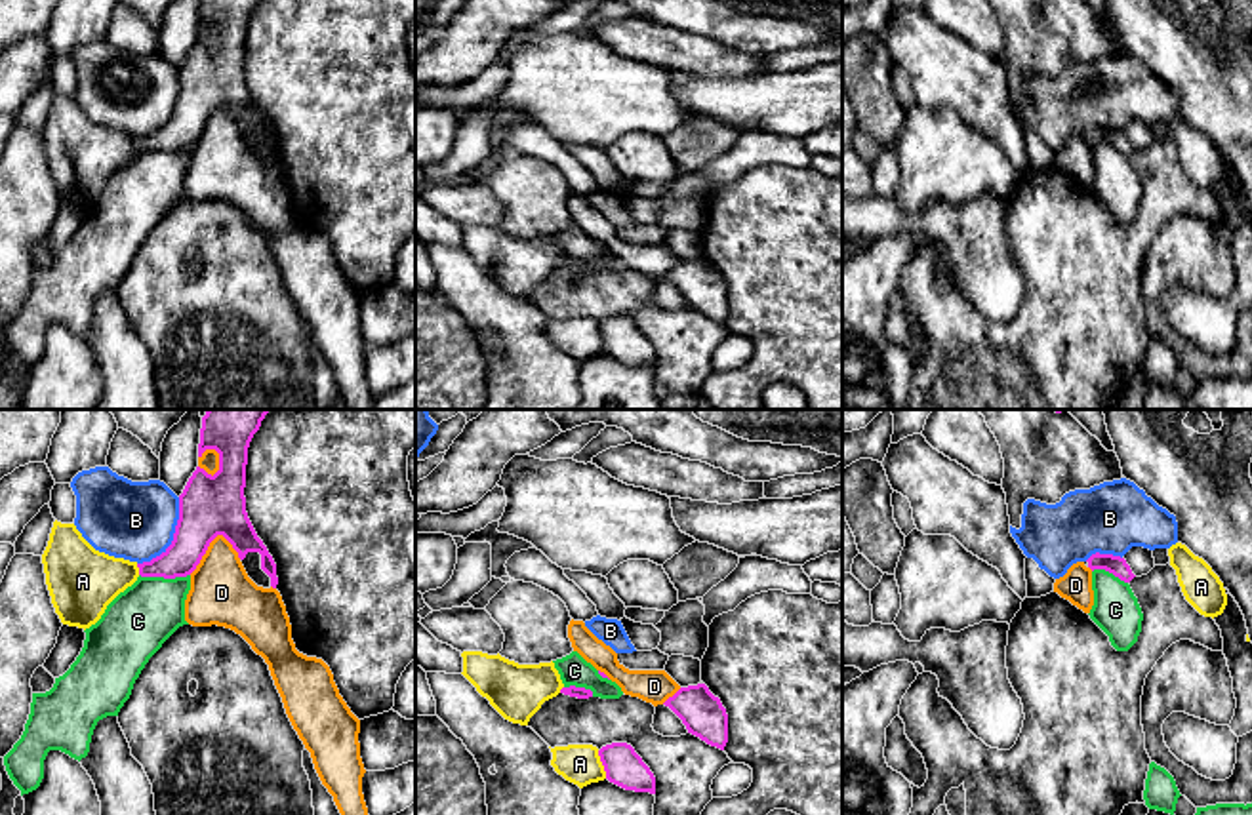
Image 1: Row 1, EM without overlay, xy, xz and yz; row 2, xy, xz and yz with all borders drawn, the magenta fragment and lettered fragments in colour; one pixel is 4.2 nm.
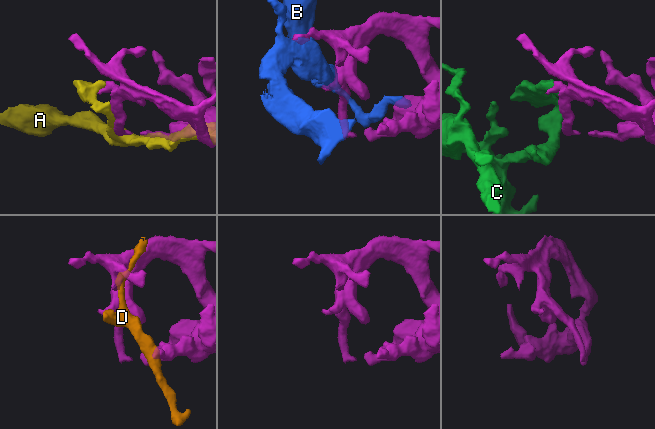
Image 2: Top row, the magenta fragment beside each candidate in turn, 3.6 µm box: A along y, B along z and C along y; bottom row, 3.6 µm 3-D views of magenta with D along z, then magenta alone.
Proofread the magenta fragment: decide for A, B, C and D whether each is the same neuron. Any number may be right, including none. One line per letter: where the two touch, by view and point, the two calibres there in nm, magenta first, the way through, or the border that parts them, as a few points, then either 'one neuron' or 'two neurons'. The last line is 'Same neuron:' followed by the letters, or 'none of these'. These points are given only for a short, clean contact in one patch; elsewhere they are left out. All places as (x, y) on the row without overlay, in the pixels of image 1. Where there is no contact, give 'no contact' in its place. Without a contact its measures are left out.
A: meets magenta in xz at (603, 337); 160 nm thick on the magenta side, 170 nm on the other; two neurons
B: meets magenta in xy at (174, 111); 260 nm thick on the magenta side, 340 nm on the other; two neurons
C: meets magenta in xy at (164, 151); 170 nm thick on the magenta side, 280 nm on the other; border along xy (140, 147), (155, 151), (189, 149); two neurons
D: meets magenta in xy at (208, 119); 260 nm thick on the magenta side, 260 nm on the other; two neurons
Same neuron: none of these

